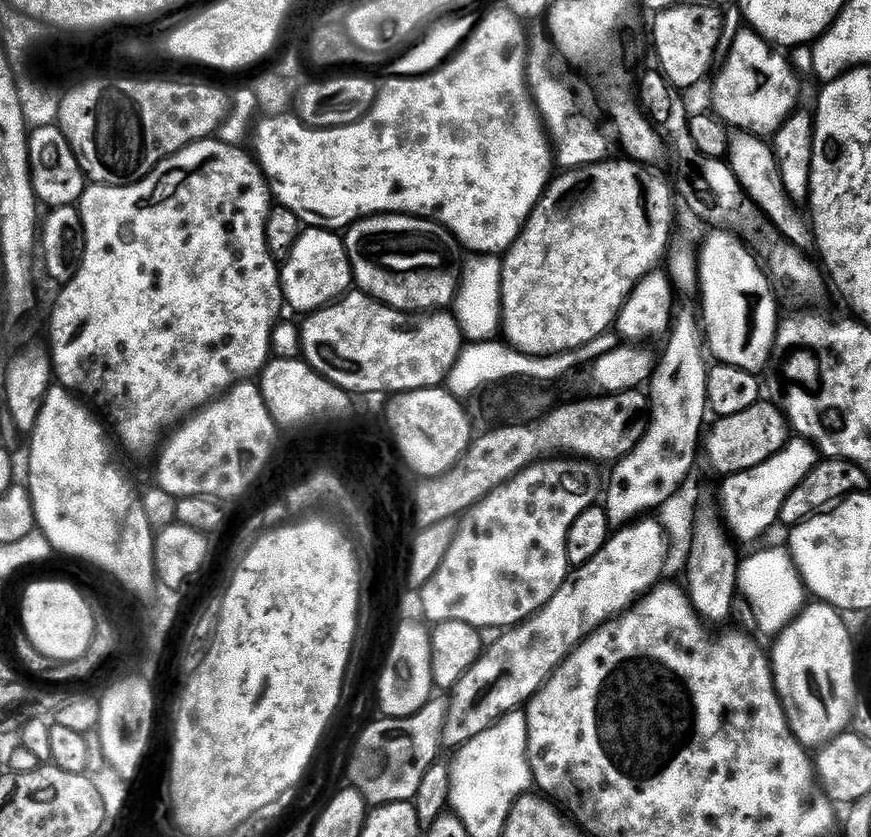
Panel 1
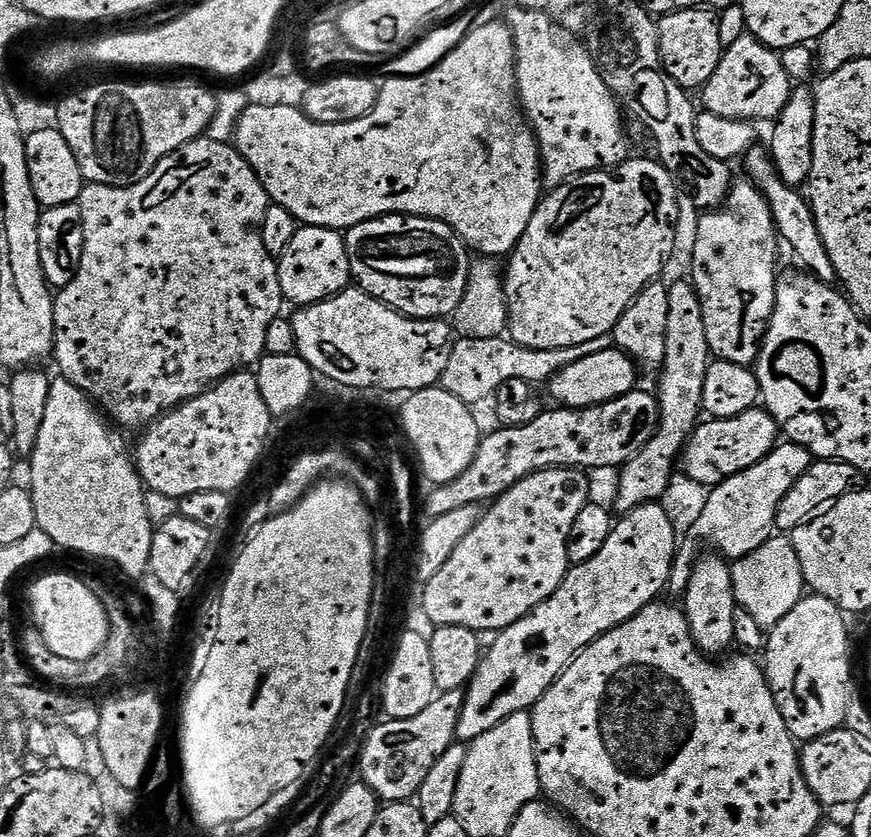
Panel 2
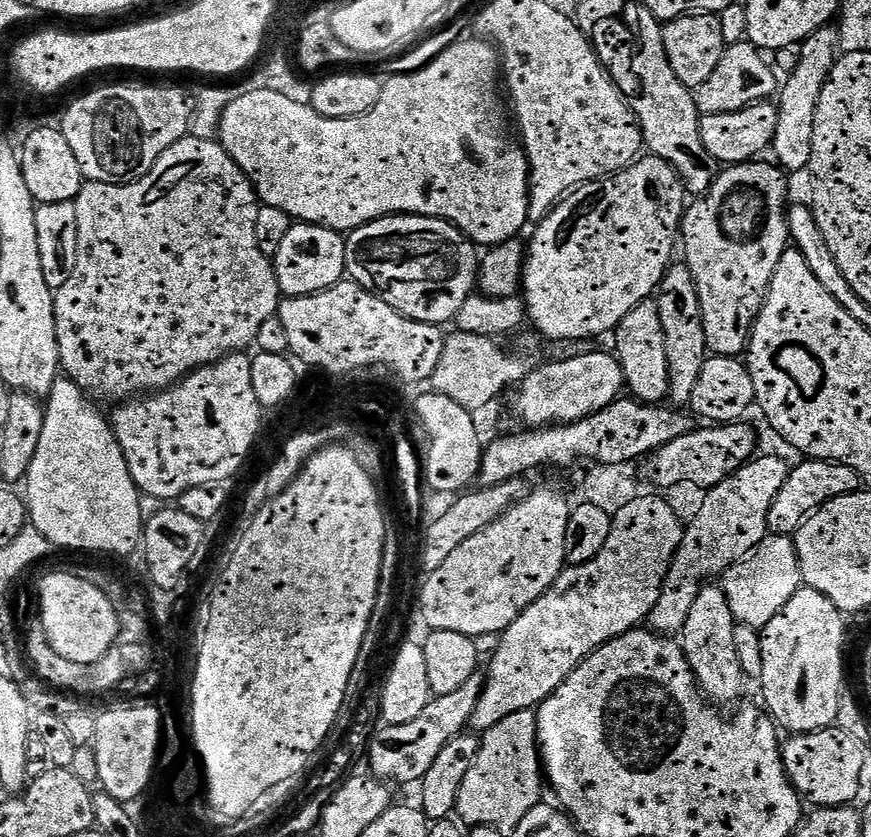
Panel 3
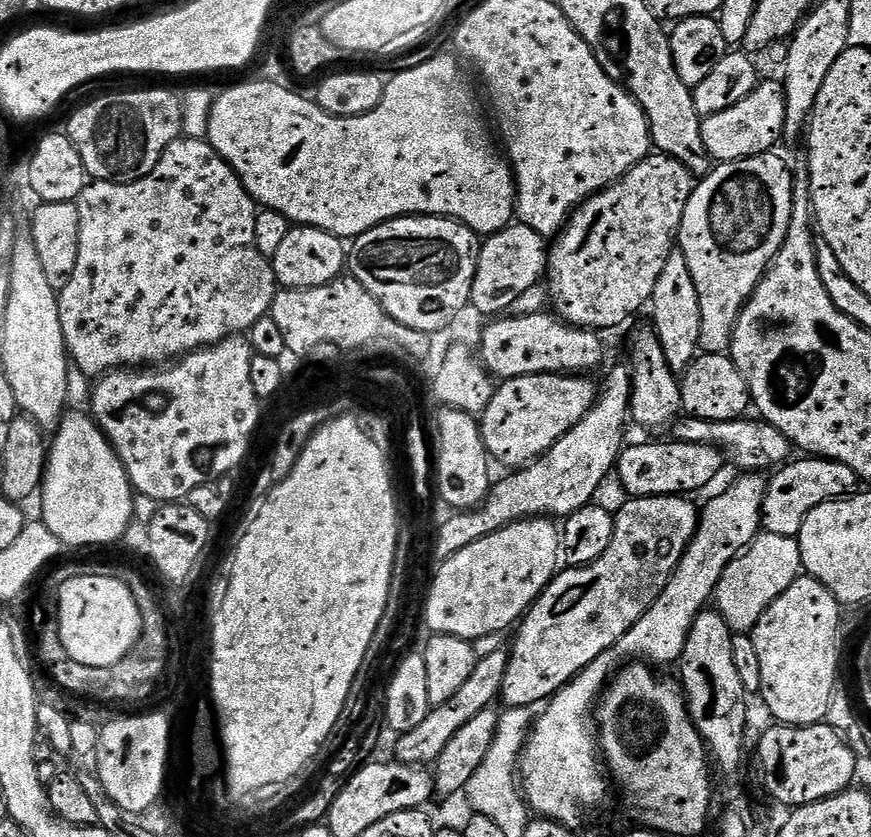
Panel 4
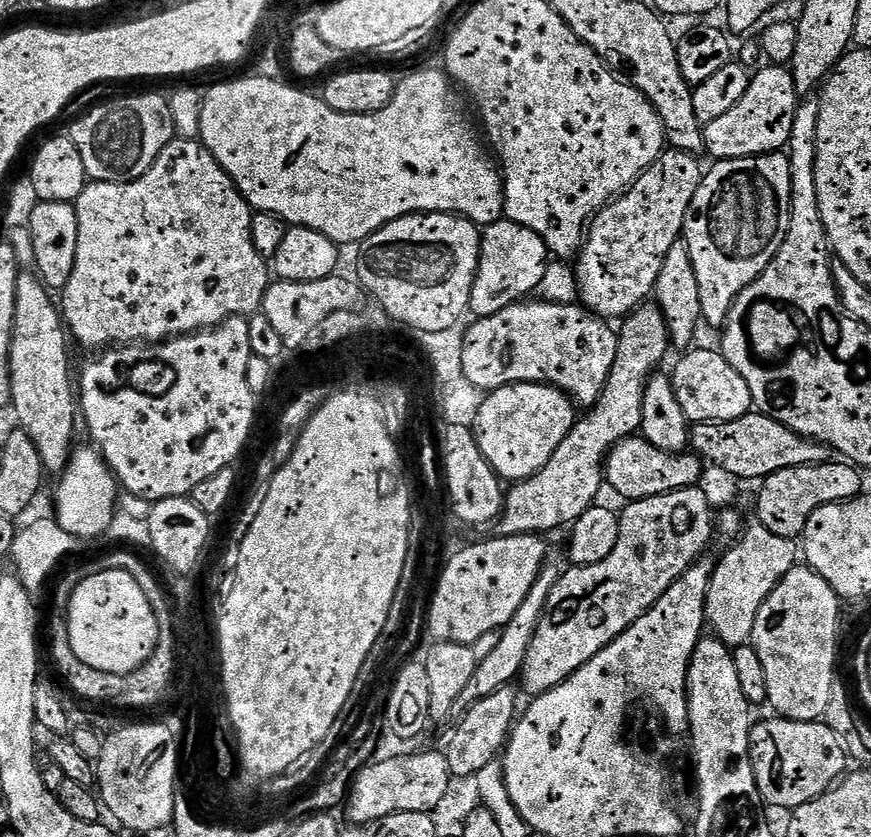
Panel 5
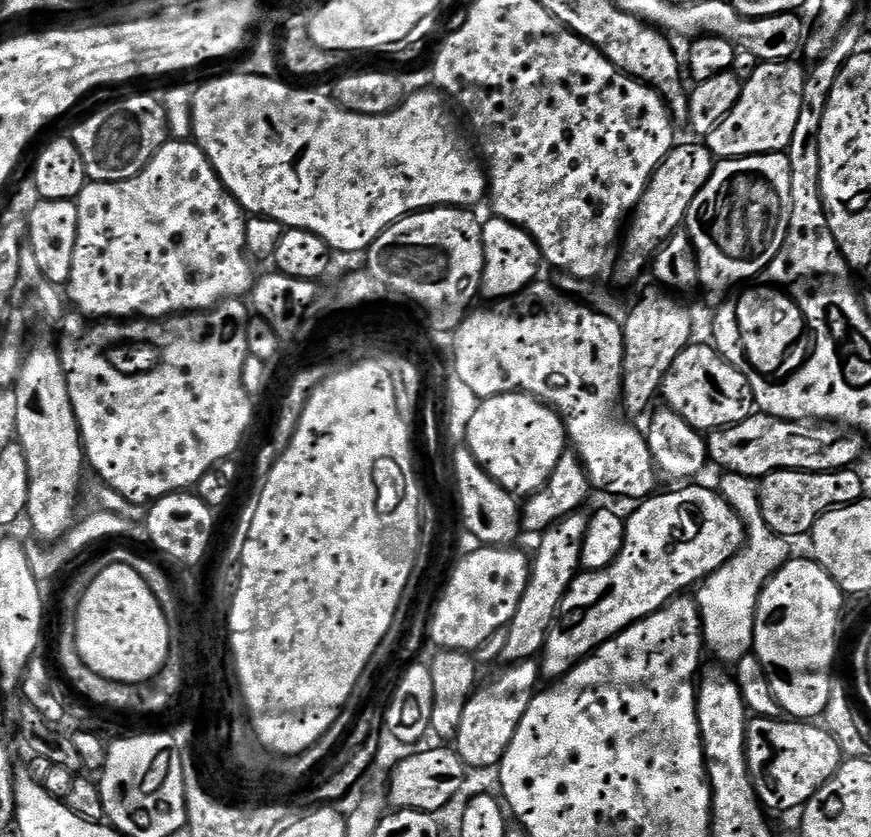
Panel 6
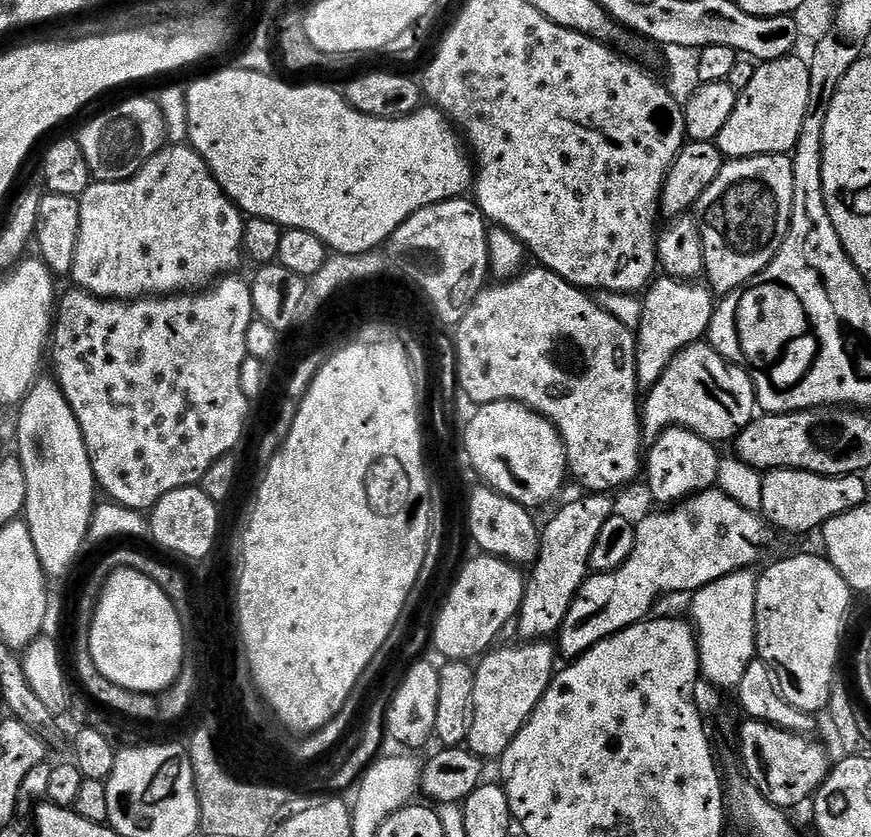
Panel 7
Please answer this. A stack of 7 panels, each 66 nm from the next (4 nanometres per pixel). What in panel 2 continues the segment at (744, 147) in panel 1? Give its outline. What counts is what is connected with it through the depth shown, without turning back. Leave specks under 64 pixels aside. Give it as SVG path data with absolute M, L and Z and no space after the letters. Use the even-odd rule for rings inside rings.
M753 146L742 157L744 168L748 171L747 176L754 184L758 185L760 191L766 196L771 206L772 216L775 218L777 233L779 237L792 248L792 252L805 264L807 271L816 279L836 278L836 271L830 262L830 256L826 254L826 248L822 238L818 234L816 219L812 213L812 205L807 199L799 196L799 191L787 186L778 175L775 162L767 147ZM830 272L830 276L828 276Z

